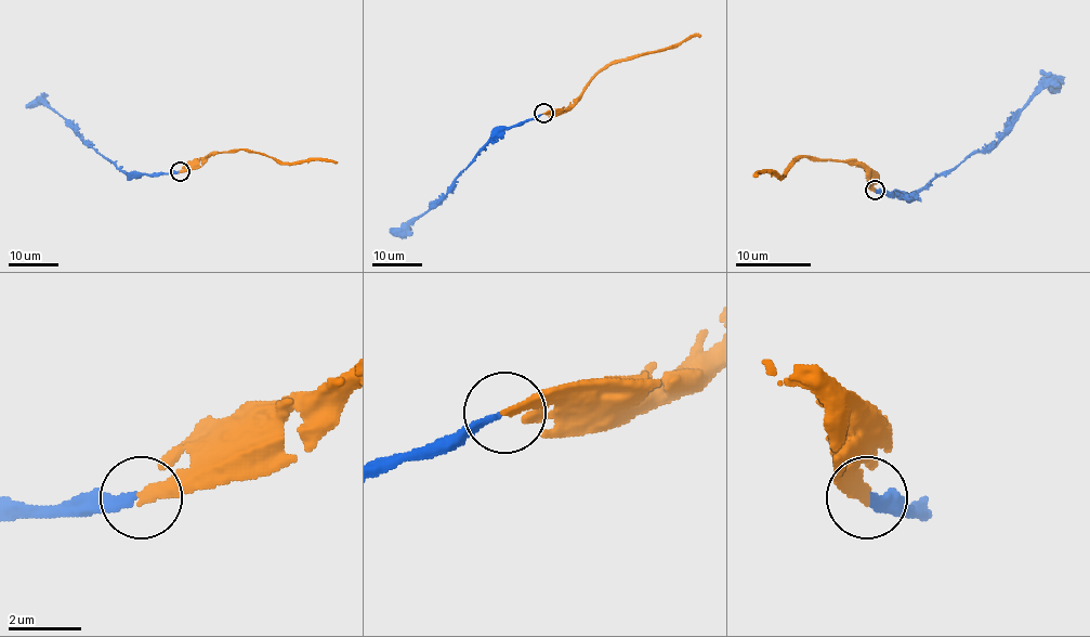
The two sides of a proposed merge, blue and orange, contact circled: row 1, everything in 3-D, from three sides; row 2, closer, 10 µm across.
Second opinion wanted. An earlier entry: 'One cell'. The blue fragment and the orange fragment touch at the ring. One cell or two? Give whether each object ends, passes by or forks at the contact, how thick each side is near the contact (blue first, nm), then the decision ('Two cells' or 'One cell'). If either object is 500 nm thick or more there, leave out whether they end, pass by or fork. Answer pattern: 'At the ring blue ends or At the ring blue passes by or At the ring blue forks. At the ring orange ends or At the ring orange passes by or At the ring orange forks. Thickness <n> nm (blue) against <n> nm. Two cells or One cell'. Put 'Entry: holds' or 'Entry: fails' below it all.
At the ring blue ends. At the ring orange ends. Thickness 220 nm (blue) against 240 nm. One cell
Entry: holds

